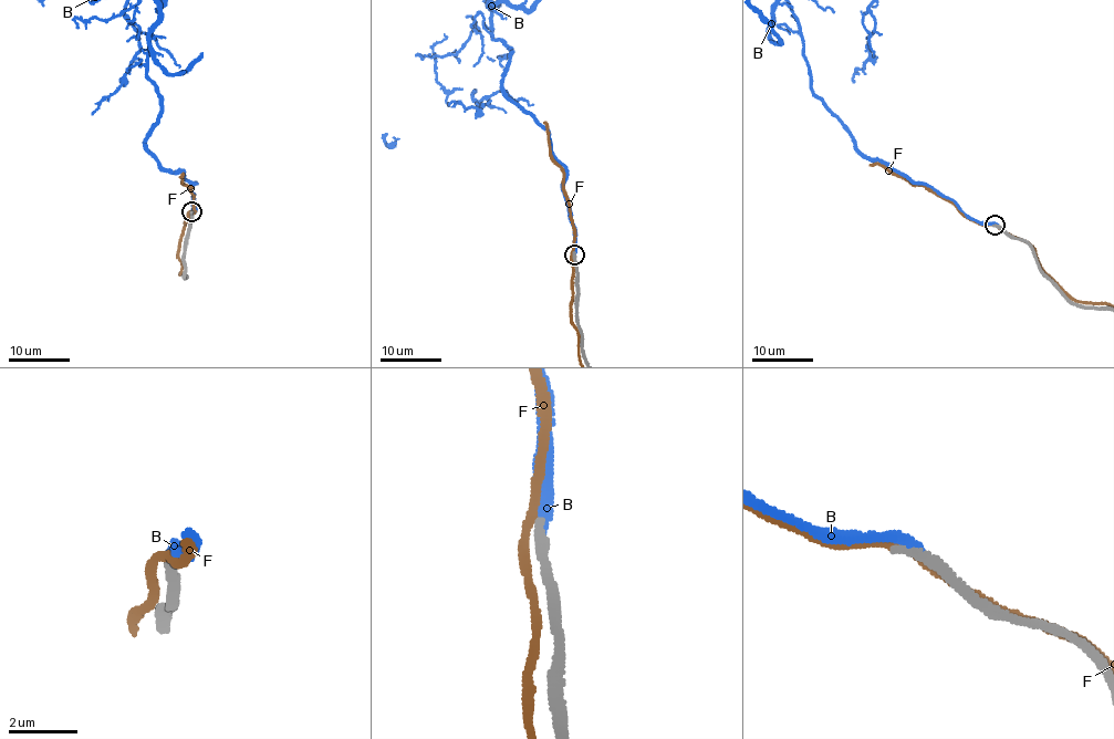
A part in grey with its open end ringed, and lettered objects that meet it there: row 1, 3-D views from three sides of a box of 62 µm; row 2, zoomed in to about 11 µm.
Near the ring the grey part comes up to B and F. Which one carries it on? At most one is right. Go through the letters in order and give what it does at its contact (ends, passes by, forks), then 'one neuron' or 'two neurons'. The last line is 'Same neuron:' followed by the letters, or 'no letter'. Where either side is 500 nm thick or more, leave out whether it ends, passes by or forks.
B: it ends | two neurons
F: it passes by | two neurons
Same neuron: no letter

